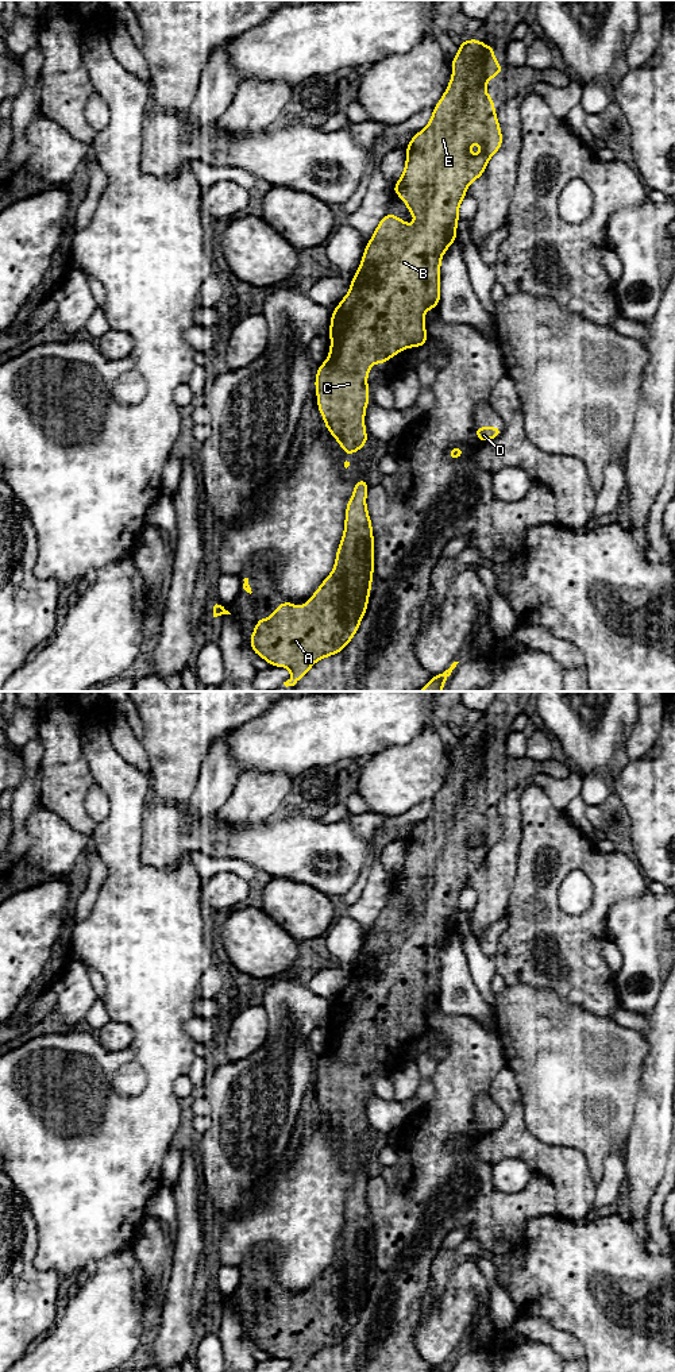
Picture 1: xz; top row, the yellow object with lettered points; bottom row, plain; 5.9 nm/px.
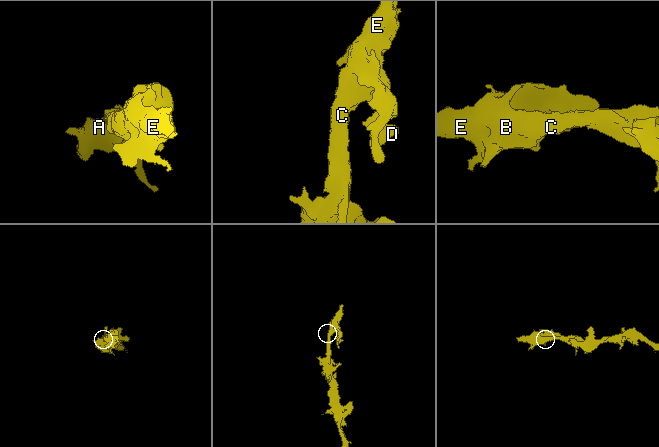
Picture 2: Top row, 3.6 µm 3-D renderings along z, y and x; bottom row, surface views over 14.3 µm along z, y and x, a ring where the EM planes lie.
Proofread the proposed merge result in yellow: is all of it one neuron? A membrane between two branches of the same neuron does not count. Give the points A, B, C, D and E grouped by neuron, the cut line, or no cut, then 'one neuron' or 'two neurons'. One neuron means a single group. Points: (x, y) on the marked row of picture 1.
A B C D E | no cut | one neuron

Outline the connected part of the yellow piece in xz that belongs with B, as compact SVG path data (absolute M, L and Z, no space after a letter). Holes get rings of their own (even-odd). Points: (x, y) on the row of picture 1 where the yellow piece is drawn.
M479 39L460 41L460 49L450 63L454 66L450 85L439 104L433 107L428 126L418 131L405 147L405 169L392 190L405 201L408 211L416 217L416 223L409 227L402 219L389 212L382 217L363 251L360 266L351 280L348 293L332 311L331 348L327 361L319 366L315 388L317 408L324 417L324 425L338 439L338 444L344 450L344 456L358 452L369 440L364 415L370 400L367 386L370 366L387 363L392 357L402 350L423 347L428 342L424 313L439 307L440 262L446 250L456 242L460 201L466 197L468 185L483 174L489 159L504 142L493 96L485 93L487 81L504 73L502 62L494 59L494 46L486 46ZM471 143L482 144L479 155L468 153Z

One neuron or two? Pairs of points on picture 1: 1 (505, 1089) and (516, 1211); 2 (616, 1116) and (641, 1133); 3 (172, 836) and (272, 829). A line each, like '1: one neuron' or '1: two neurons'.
1: two neurons
2: two neurons
3: one neuron

